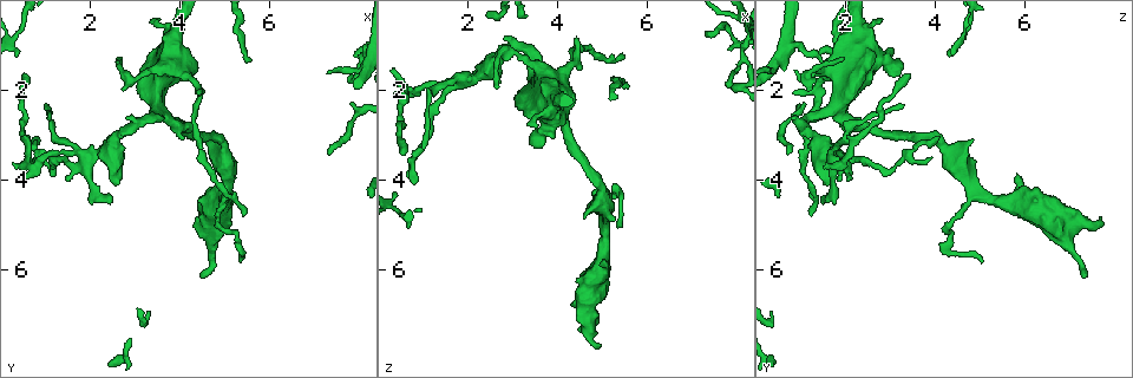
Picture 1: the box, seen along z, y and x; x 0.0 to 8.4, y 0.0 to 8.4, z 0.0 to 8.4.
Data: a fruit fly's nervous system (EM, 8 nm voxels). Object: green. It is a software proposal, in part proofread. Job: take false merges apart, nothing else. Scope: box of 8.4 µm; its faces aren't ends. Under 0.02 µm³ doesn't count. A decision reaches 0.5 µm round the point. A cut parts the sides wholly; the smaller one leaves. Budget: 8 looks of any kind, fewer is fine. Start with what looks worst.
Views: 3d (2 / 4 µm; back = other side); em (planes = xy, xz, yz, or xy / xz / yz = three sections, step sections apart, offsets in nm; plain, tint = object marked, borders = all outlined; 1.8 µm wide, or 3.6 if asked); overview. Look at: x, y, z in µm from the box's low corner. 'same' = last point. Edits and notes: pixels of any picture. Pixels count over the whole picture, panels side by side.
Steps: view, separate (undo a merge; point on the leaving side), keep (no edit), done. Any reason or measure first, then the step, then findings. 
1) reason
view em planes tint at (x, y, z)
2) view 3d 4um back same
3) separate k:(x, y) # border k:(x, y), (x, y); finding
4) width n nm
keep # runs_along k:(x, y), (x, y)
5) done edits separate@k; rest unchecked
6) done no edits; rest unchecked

thin neck
view em planes plain at (1.30, 3.35, 1.90)

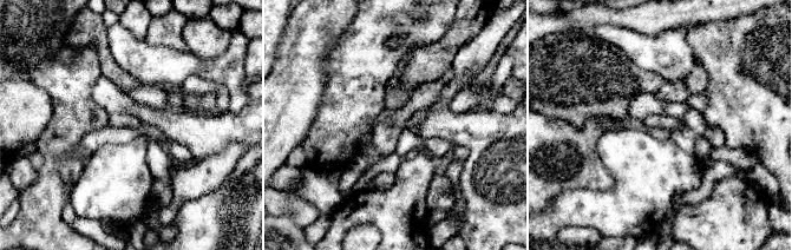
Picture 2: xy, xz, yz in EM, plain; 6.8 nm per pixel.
view em planes tint same

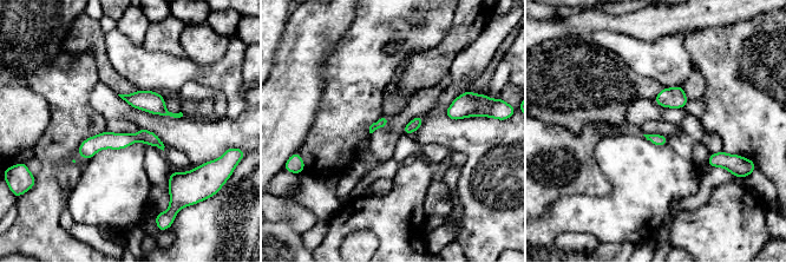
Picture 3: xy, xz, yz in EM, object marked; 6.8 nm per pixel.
keep # runs_along 3:(159, 144), (151, 138), (100, 140), (80, 151); all the same neuron

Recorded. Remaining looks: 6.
sudden change in width
view em xz step 4 tint at (5.00, 3.30, 4.20)

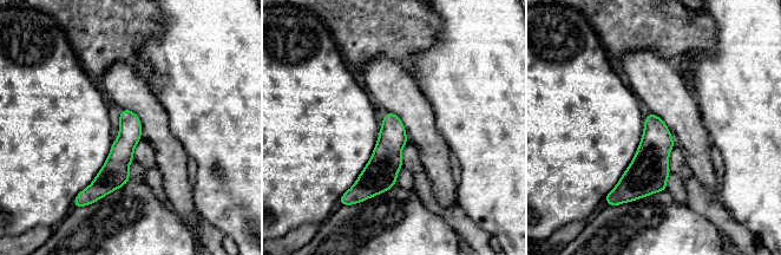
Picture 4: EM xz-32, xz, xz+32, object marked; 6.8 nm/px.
view em planes tint same

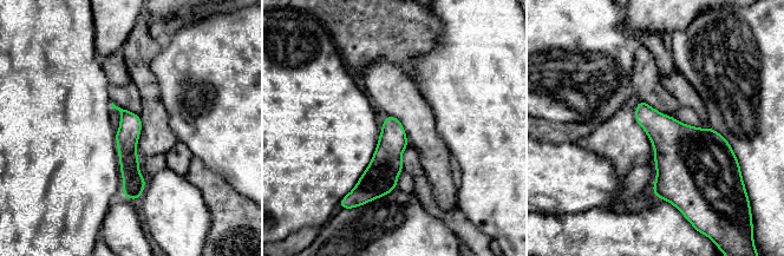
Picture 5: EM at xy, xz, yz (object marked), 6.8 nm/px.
keep # runs_along 5:(123, 112), (135, 196); continuous, no second neuron

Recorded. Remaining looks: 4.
sharp bend
view em xy step 16 tint at (3.25, 2.70, 1.10)

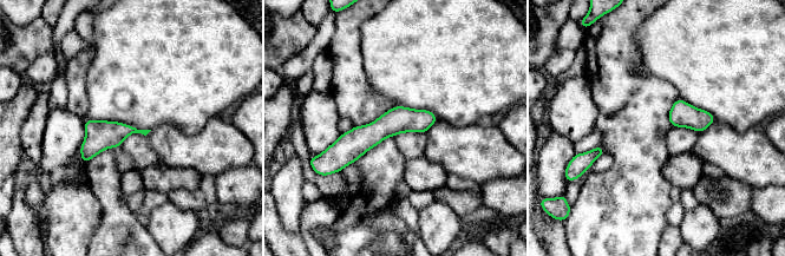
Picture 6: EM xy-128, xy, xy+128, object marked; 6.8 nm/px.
cut it another way
view em planes borders same

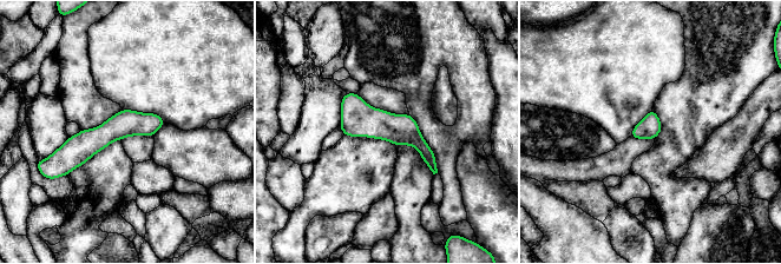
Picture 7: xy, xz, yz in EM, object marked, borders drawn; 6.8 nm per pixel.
width 160 nm
keep # all the same neuron

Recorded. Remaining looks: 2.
done no edits; rest unchecked

